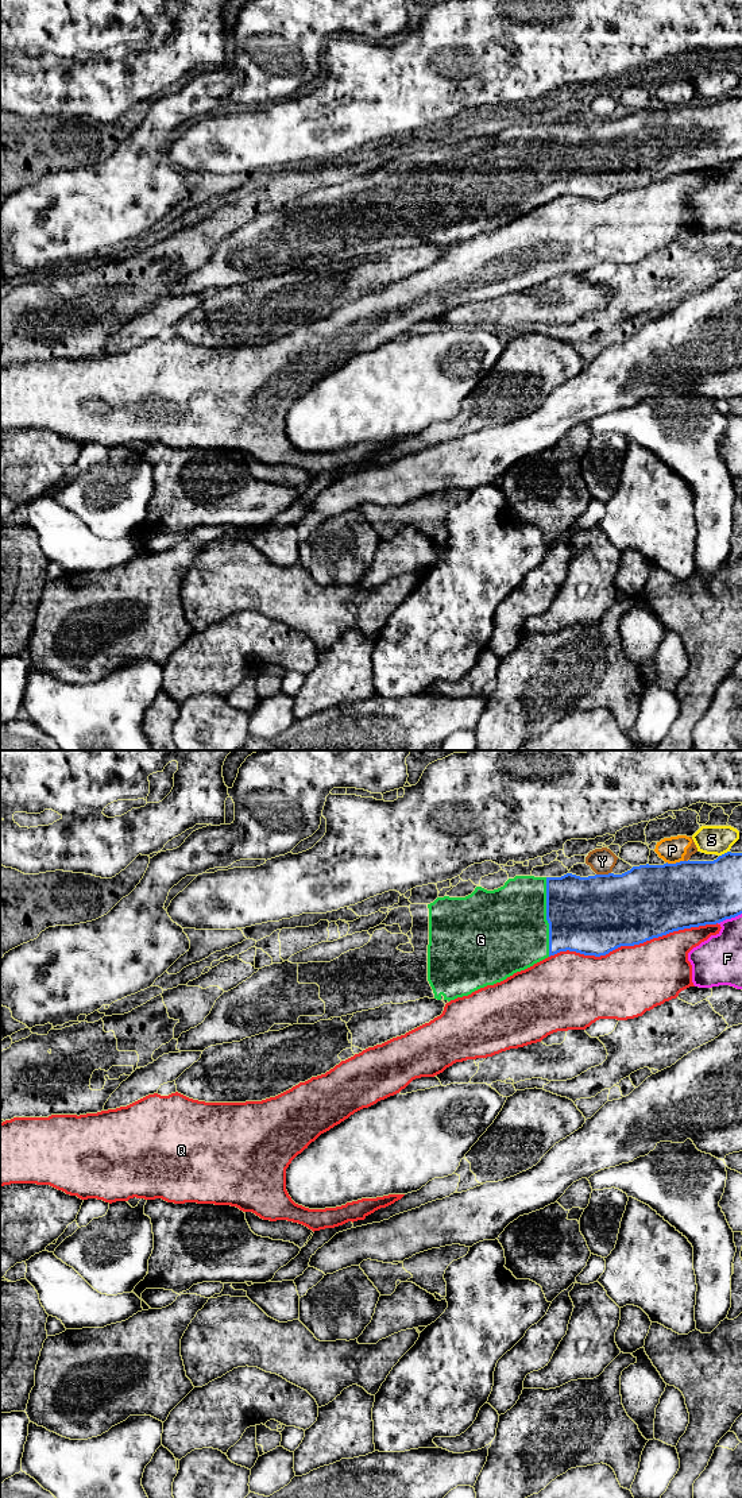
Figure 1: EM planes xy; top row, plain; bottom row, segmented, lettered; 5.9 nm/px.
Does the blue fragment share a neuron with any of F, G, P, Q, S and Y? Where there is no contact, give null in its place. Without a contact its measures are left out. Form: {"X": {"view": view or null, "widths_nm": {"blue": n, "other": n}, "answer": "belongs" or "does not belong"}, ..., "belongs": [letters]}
{"F": {"view": "xy", "widths_nm": {"blue": 380, "other": 280}, "answer": "does not belong"}, "G": {"view": "xy", "widths_nm": {"blue": 460, "other": 480}, "answer": "belongs"}, "P": {"view": "xy", "widths_nm": {"blue": 420, "other": 150}, "answer": "does not belong"}, "Q": {"view": "xy", "widths_nm": {"blue": 440, "other": 420}, "answer": "does not belong"}, "S": {"view": "xy", "widths_nm": {"blue": 380, "other": 180}, "answer": "does not belong"}, "Y": {"view": "xy", "widths_nm": {"blue": 480, "other": 150}, "answer": "does not belong"}, "belongs": ["G"]}

